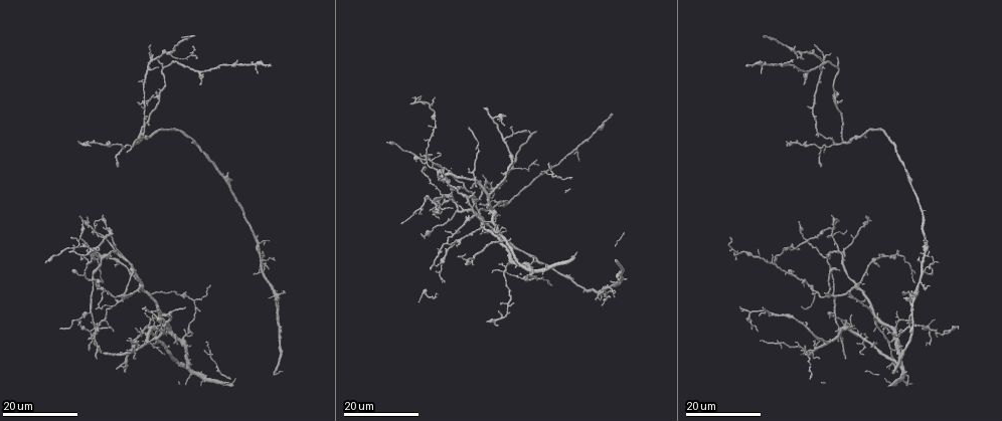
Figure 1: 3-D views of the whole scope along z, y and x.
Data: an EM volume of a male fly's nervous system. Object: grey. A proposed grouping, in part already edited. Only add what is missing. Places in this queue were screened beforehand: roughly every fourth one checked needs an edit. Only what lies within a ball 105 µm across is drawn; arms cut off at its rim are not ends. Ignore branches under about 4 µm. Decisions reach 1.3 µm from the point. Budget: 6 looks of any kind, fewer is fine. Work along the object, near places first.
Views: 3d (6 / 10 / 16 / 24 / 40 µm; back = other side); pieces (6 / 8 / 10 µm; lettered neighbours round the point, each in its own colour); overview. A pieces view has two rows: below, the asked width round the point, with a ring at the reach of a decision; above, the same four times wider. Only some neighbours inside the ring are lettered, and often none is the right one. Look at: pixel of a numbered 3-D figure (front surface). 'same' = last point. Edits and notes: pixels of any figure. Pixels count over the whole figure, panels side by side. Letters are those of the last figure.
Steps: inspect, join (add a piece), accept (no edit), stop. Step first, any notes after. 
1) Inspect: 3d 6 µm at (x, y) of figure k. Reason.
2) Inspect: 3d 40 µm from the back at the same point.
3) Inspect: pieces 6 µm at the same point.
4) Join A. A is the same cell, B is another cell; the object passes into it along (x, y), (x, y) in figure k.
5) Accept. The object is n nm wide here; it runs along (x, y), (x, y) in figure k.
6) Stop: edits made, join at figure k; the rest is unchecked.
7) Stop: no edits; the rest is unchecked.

Inspect: 3d 24 µm at (740, 309) of figure 1. An open end.

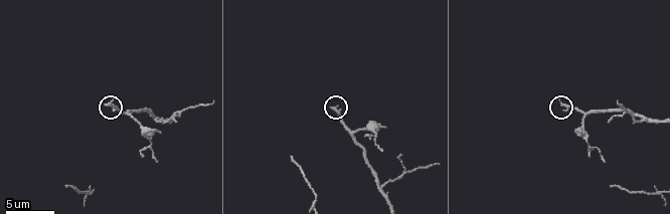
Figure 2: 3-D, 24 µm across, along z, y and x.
Inspect: pieces 6 µm at (335, 105) of figure 2. See the neighbours.

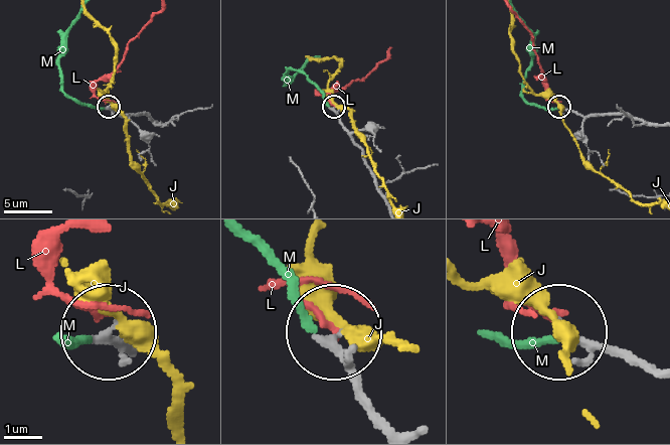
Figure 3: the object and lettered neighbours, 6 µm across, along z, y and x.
Join M. M is the same cell, J and L are other cells; the object passes into it along (349, 132), (305, 76), (288, 70), (286, 78), (316, 56) in figure 3; it goes on there.

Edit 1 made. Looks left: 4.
Inspect: 3d 10 µm at (616, 102) of figure 2. An open end.

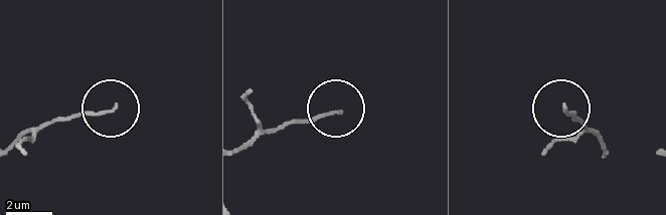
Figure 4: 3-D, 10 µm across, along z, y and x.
Inspect: pieces 8 µm at (565, 107) of figure 4.

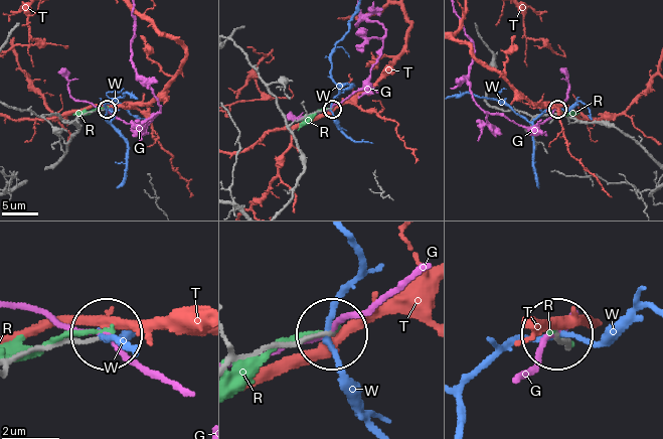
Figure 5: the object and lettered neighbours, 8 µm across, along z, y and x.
Accept. G, R, T and W are other cells; it runs along (292, 190), (303, 159), (291, 126), (331, 108) in figure 5; none of them fits.

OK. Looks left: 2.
Inspect: 3d 24 µm at (496, 326) of figure 1. Tapers out.

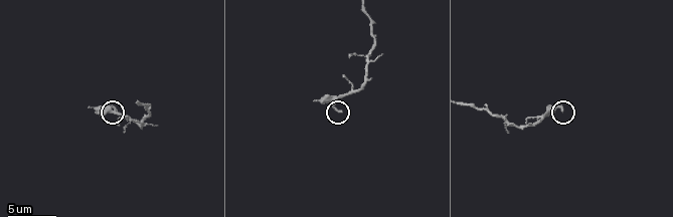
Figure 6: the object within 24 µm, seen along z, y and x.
Inspect: pieces 8 µm at (563, 111) of figure 6.

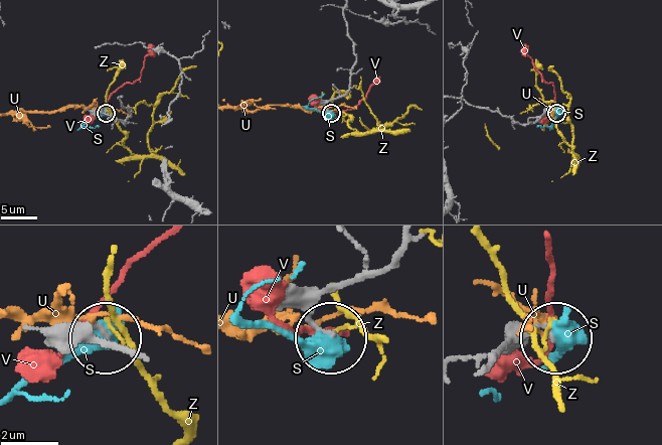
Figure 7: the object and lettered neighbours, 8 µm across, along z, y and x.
Accept. S, U, V and Z are other cells; it runs along (343, 16), (355, 61), (349, 89), (328, 103), (330, 112) in figure 7; no lettered piece goes on from it.

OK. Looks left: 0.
Stop: edits made, join at figure 3; the rest is unchecked.

